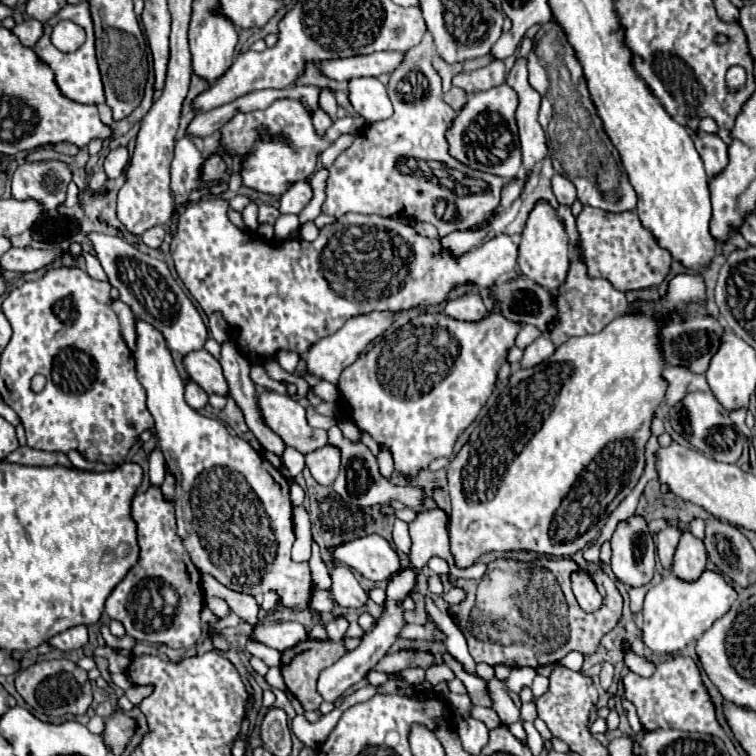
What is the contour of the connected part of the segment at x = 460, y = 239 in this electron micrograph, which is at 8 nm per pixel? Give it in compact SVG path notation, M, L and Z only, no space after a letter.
M484 226L480 230L472 230L472 232L452 232L440 240L442 240L442 246L446 246L450 252L462 254L462 252L470 250L472 246L480 244L480 240L488 234L488 230L490 230L490 226Z

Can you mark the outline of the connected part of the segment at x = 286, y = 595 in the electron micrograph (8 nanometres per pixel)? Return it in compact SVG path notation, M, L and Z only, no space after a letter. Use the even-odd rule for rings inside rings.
M136 322L136 374L148 396L148 410L154 416L154 428L158 438L158 448L164 454L168 470L176 479L174 500L182 496L182 522L180 524L180 502L176 504L178 536L182 538L190 560L202 574L212 574L220 584L234 592L250 594L260 598L262 594L274 590L288 610L304 610L312 598L312 572L308 562L292 560L292 544L296 542L294 522L292 522L292 502L288 494L286 478L252 446L230 433L222 422L206 418L190 408L184 400L184 382L172 362L170 350L158 330L150 324Z

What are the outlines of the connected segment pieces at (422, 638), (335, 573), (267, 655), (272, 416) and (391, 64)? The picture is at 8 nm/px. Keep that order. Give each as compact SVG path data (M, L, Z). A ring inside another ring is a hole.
M428 622L424 626L416 626L416 624L410 624L402 630L400 638L410 638L410 640L416 640L416 642L446 642L446 634L438 628L436 622Z
M326 562L330 576L332 576L332 596L336 604L350 606L350 608L362 608L368 602L368 594L354 578L352 570L348 566L334 566L332 562Z
M248 640L248 652L252 656L258 656L260 660L264 660L268 666L280 666L280 652L278 650L272 650L272 648L264 646L264 644Z
M272 390L262 392L258 396L258 408L266 426L274 430L286 446L296 448L298 452L312 452L328 442L326 430L310 428L304 406L300 406L290 396L282 396Z
M376 52L368 56L352 56L340 60L320 62L318 68L332 80L350 78L376 78L380 74L392 74L402 64L402 52Z

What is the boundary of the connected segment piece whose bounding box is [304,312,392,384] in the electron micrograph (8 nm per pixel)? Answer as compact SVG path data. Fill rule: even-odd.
M372 312L372 314L366 314L366 316L354 316L350 318L338 332L322 338L320 342L316 342L306 354L304 354L304 360L306 360L306 372L314 378L322 378L322 380L328 380L332 384L338 382L338 376L340 372L350 366L358 354L376 338L380 336L388 326L392 324L392 312Z

